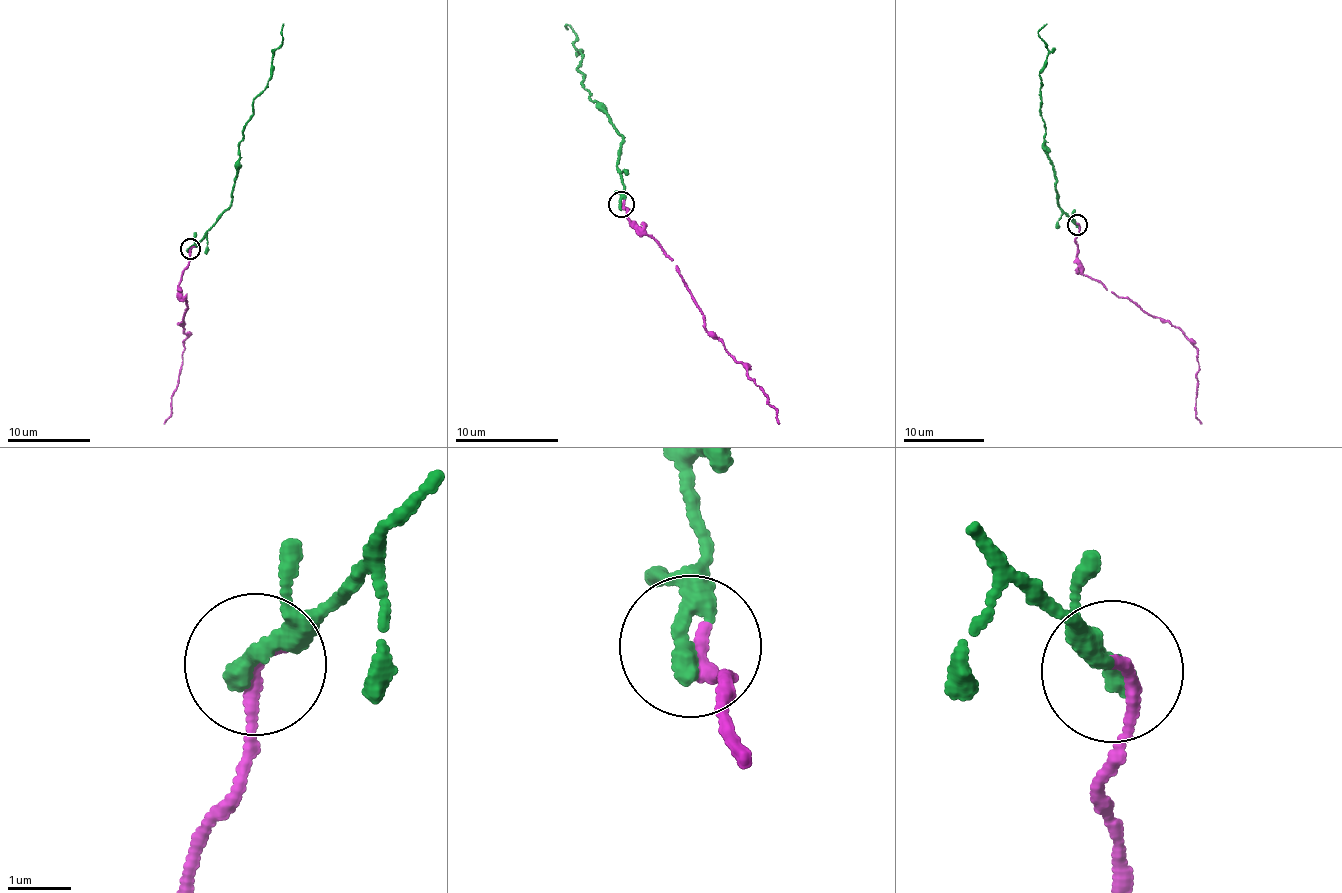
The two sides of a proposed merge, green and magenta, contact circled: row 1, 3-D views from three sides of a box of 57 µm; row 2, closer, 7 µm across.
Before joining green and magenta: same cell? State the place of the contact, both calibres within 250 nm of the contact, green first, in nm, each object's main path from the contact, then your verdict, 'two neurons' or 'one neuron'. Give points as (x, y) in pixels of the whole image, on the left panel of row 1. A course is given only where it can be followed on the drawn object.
place (190, 249); calibres 360 and 220 nm; course green (191, 248), (230, 207), (239, 141), (253, 114), (253, 98), (266, 86), (272, 51), (280, 45), (284, 23); course magenta (191, 248), (179, 295), (187, 309), (178, 322), (187, 334), (183, 364), (171, 399), (171, 417), (164, 423); one neuron

